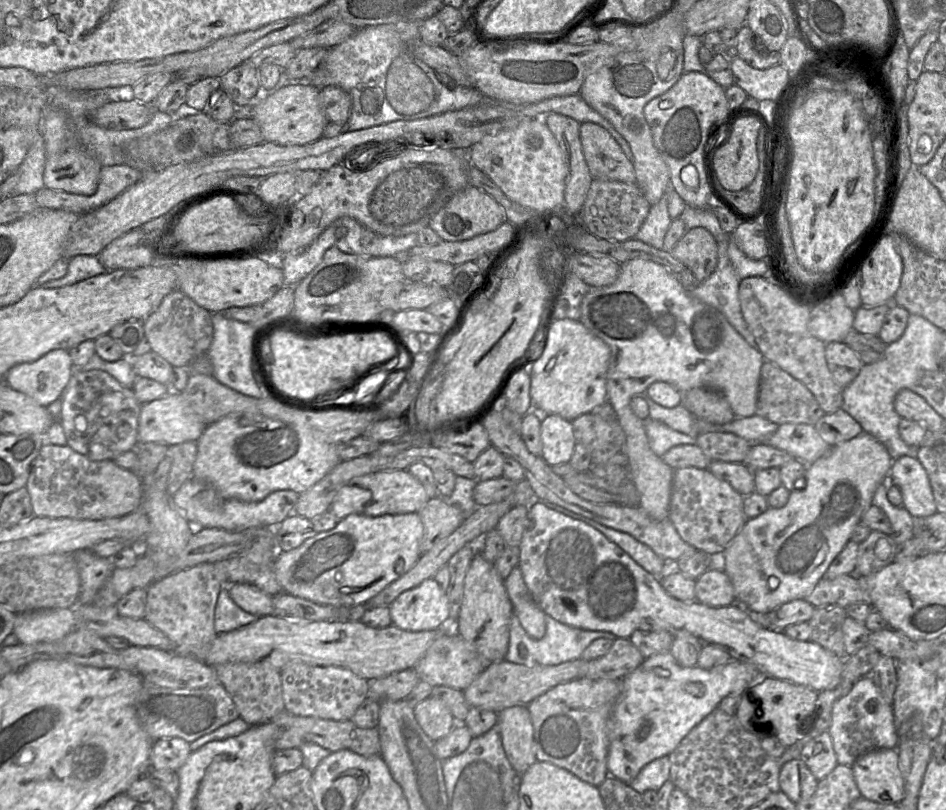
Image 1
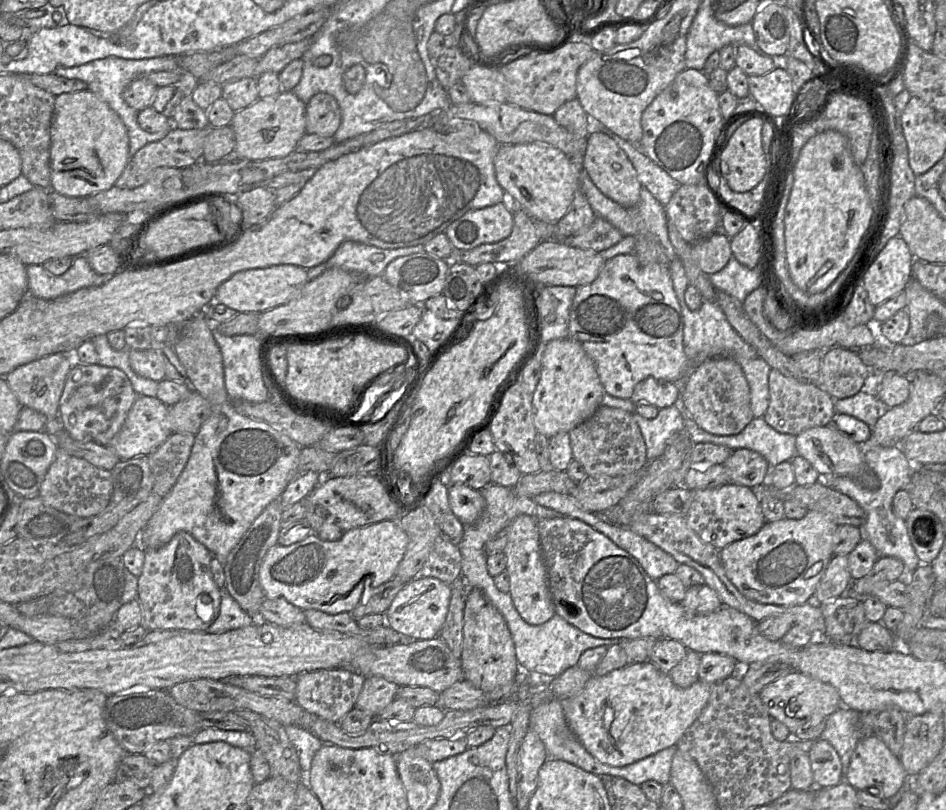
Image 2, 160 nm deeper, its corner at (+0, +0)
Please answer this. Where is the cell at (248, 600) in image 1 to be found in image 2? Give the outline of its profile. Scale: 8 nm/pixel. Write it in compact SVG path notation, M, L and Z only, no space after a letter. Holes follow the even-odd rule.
M265 598L257 619L283 627L306 623L304 611L284 598Z

